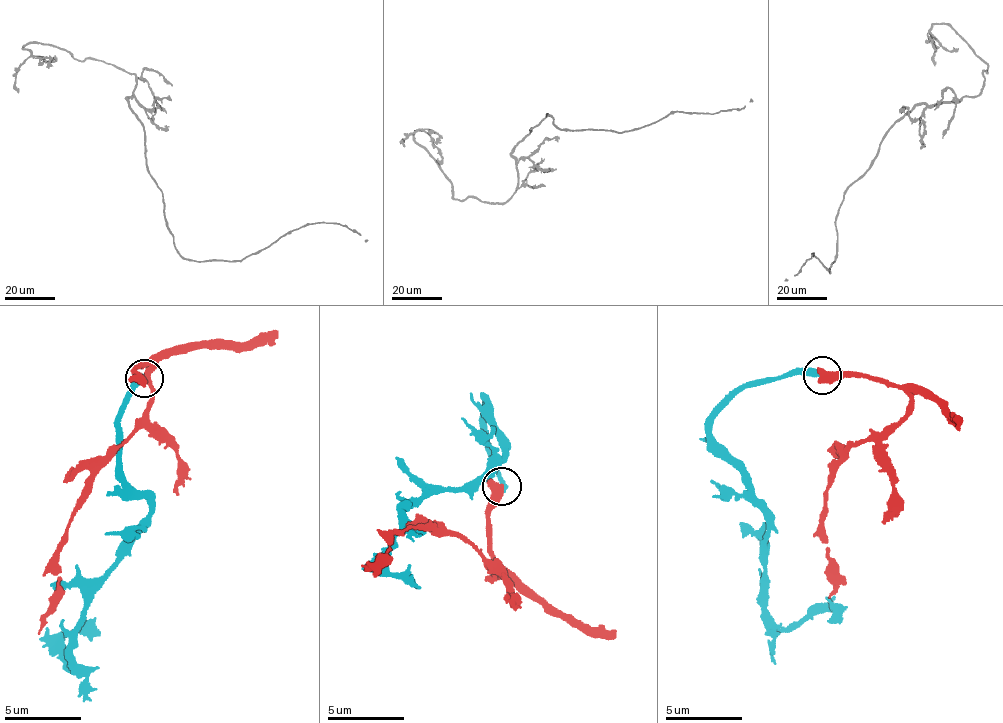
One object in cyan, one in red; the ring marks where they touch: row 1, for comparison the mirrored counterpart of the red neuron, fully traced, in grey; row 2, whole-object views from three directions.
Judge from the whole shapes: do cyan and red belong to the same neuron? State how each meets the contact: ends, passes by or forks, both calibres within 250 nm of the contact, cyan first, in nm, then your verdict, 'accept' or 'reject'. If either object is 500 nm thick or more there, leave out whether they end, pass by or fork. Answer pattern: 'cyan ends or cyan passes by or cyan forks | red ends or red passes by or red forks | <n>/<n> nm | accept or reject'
400/650 nm | reject

